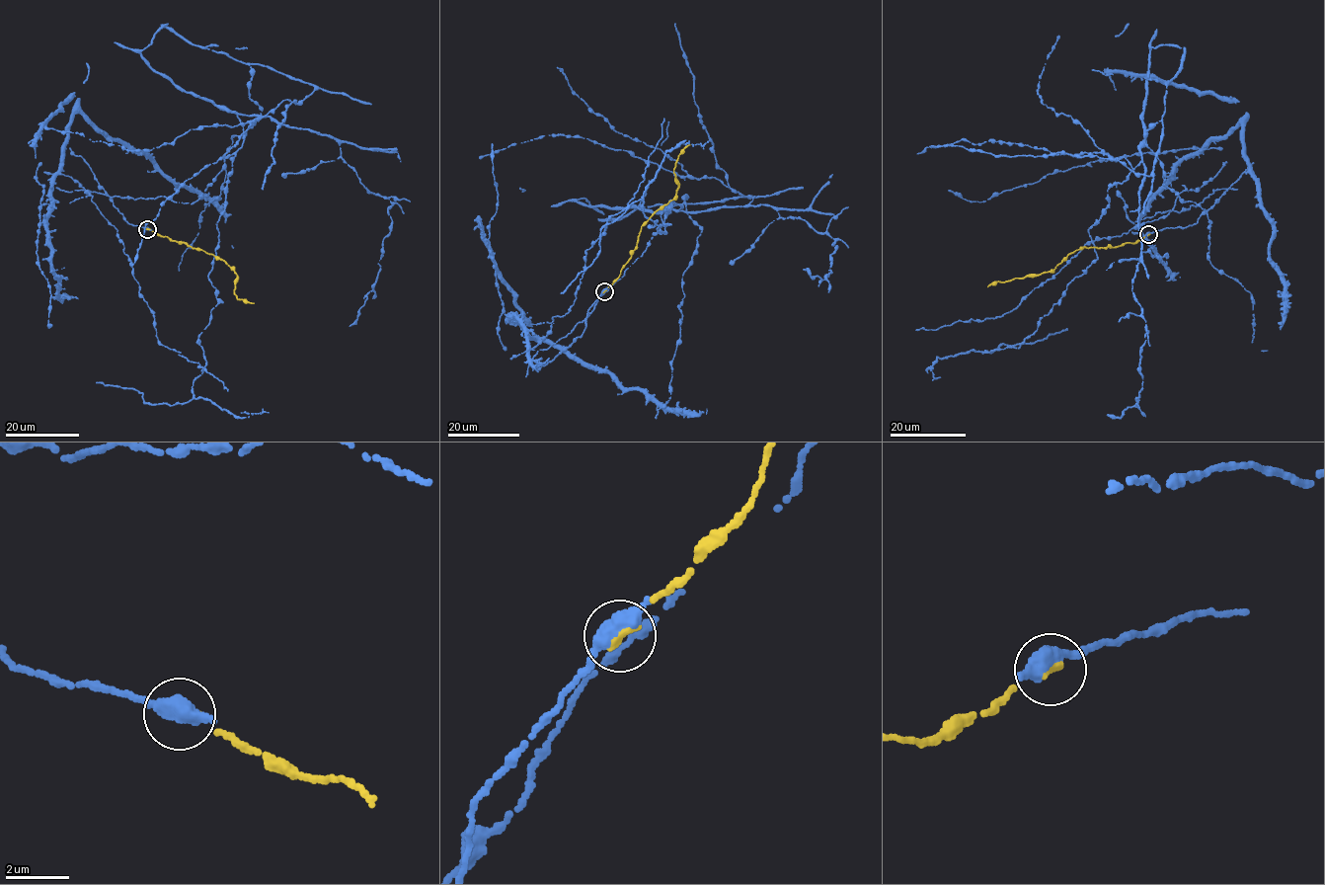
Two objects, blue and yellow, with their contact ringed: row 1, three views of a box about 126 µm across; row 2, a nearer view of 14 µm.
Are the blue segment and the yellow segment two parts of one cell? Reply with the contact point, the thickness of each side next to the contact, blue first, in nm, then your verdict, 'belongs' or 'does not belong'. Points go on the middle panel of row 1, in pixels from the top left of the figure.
(604, 291) | 440/240 nm | belongs

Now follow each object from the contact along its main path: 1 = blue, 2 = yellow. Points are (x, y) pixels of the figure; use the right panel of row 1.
1: (1148, 234), (1205, 209), (1134, 223), (1115, 183), (1172, 45), (1152, 175), (1000, 140), (917, 153)
2: (1148, 234), (1132, 243), (1114, 247), (1084, 247), (1069, 254), (1052, 270), (997, 281), (987, 286)

